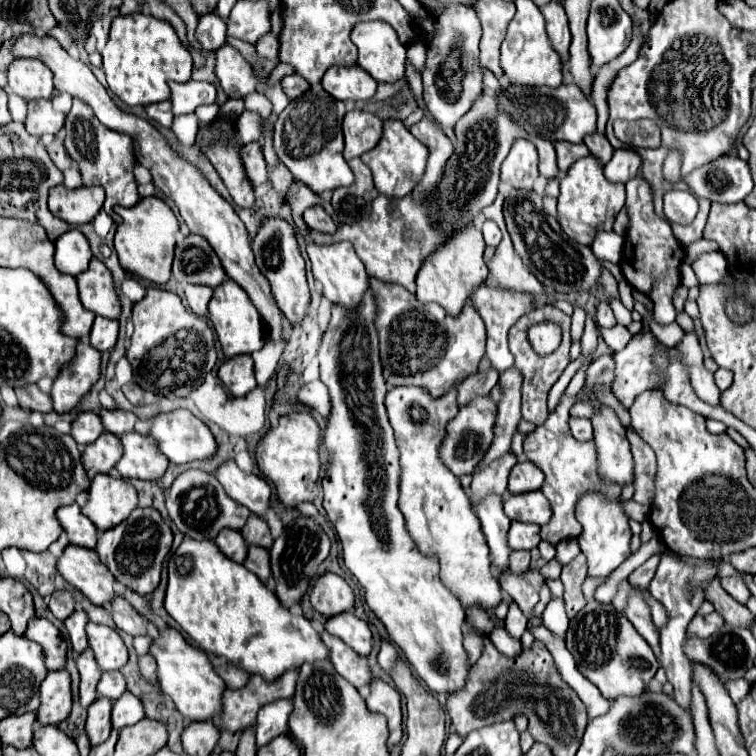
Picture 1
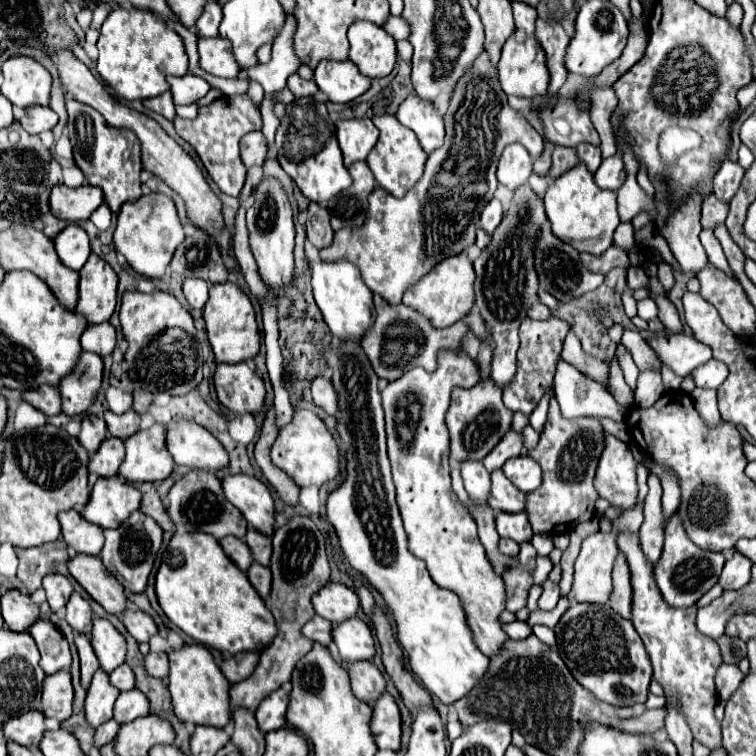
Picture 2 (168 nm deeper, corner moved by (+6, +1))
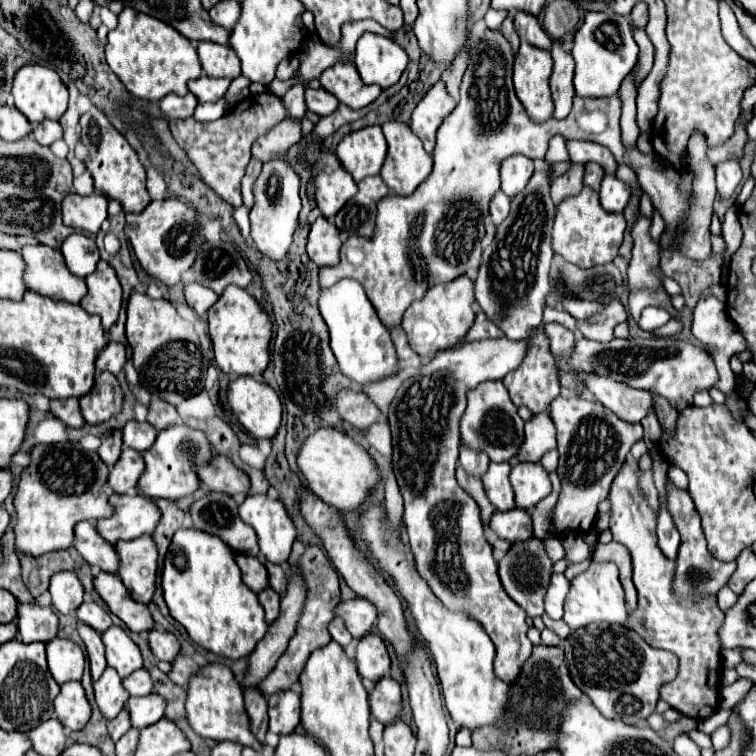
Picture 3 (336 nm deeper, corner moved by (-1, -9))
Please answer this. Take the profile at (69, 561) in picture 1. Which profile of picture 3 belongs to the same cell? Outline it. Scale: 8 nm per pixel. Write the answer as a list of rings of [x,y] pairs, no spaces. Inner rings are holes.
[[[99,573],[95,577],[95,589],[109,605],[111,613],[115,613],[133,633],[151,631],[155,621],[147,609],[147,605],[131,599],[127,587],[115,573]]]

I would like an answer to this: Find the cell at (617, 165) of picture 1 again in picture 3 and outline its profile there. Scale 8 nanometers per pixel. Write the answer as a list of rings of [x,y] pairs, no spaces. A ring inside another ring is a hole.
[[[605,175],[603,183],[601,183],[601,207],[609,213],[623,213],[623,209],[629,203],[631,197],[631,189],[629,185],[625,185],[623,181],[619,181],[615,175]]]

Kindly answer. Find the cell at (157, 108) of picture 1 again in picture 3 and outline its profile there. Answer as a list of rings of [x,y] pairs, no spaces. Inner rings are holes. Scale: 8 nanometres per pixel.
[[[169,93],[169,95],[165,95],[165,97],[161,99],[161,103],[159,103],[161,111],[163,111],[169,119],[185,119],[185,117],[191,117],[193,111],[195,111],[195,105],[197,105],[197,101],[195,101],[195,97],[189,95],[189,93],[187,93],[185,97],[179,97],[179,95],[175,95],[175,93]]]

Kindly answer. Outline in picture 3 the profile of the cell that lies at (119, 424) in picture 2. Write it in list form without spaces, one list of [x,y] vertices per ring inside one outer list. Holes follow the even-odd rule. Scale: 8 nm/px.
[[[129,421],[123,427],[123,443],[135,451],[147,451],[155,443],[157,431],[151,427],[151,423],[139,423],[139,421]]]

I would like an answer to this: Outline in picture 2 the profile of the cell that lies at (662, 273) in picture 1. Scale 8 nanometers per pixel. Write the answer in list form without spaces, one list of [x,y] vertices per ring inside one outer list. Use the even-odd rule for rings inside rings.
[[[645,299],[637,302],[637,315],[646,321],[658,319],[658,305],[652,299]]]

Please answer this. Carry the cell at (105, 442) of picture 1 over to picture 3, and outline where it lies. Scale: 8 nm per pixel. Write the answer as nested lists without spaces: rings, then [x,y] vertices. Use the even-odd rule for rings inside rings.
[[[125,447],[119,461],[109,473],[109,487],[115,493],[127,493],[129,489],[137,487],[137,481],[143,475],[143,469],[145,469],[145,463],[141,453]]]

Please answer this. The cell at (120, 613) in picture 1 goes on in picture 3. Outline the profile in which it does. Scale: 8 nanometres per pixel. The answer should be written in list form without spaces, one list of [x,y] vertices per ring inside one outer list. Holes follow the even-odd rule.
[[[155,627],[153,631],[149,631],[149,645],[151,645],[151,651],[153,655],[159,659],[159,661],[173,661],[175,655],[179,655],[179,641],[173,633],[167,633],[159,627]]]

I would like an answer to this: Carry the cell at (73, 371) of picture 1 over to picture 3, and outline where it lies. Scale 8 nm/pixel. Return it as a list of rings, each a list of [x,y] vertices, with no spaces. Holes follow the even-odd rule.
[[[103,371],[95,377],[95,387],[79,399],[81,411],[87,423],[99,425],[121,413],[123,391],[115,375]]]

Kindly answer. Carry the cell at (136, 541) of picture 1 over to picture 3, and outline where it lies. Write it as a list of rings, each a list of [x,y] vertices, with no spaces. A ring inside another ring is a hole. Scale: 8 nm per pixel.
[[[149,535],[115,545],[121,557],[119,577],[129,589],[131,597],[139,603],[149,603],[155,593],[157,577],[157,547]]]

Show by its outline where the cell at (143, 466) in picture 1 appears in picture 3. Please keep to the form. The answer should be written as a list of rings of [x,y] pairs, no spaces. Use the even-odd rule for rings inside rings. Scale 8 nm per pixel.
[[[171,425],[171,427],[167,427],[167,429],[163,429],[163,431],[157,433],[157,439],[155,439],[153,447],[149,451],[145,451],[143,459],[145,459],[147,469],[145,469],[143,477],[139,479],[139,491],[143,495],[151,497],[151,499],[171,499],[171,501],[177,501],[177,499],[181,499],[181,497],[197,491],[197,487],[199,487],[197,467],[207,465],[213,459],[213,449],[207,443],[203,431],[193,429],[193,427],[187,427],[187,425]]]

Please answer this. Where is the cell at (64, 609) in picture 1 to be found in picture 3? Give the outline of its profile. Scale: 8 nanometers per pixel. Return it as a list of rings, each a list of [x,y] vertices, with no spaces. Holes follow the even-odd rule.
[[[59,571],[53,575],[49,591],[53,595],[53,605],[63,615],[73,615],[83,603],[83,585],[73,571]]]

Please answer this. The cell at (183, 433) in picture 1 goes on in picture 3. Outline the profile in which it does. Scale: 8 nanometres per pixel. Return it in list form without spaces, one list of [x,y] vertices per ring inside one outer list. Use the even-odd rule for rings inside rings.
[[[213,457],[213,461],[207,467],[199,467],[197,475],[205,487],[217,493],[227,493],[227,495],[237,495],[249,493],[251,481],[249,477],[237,469],[227,457]]]

